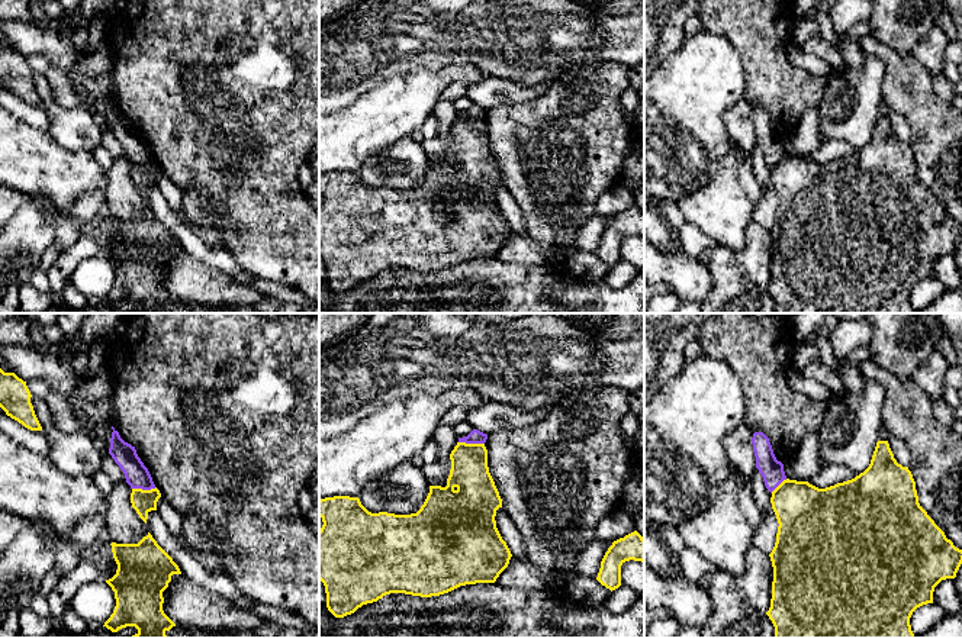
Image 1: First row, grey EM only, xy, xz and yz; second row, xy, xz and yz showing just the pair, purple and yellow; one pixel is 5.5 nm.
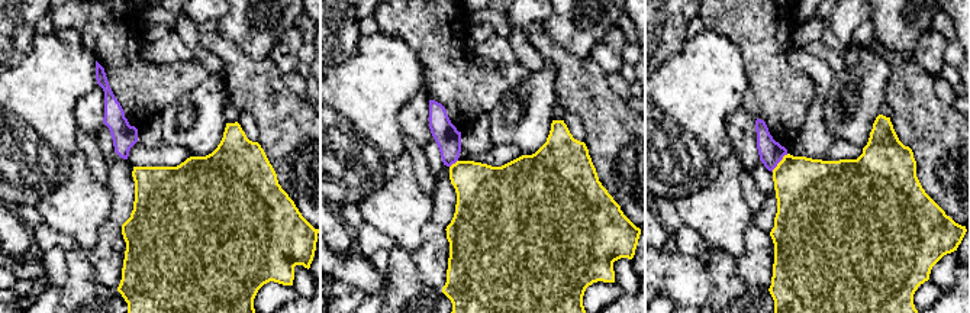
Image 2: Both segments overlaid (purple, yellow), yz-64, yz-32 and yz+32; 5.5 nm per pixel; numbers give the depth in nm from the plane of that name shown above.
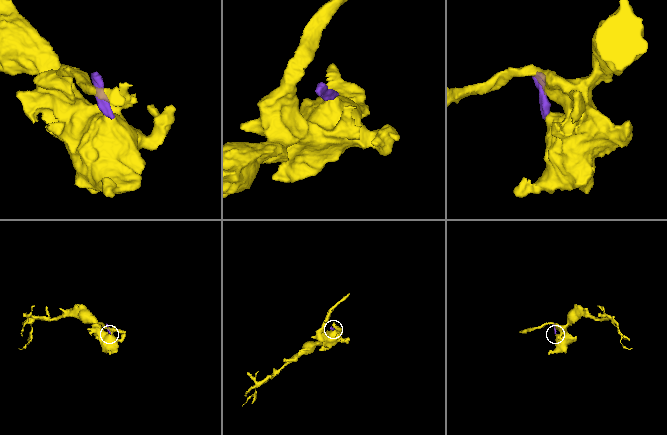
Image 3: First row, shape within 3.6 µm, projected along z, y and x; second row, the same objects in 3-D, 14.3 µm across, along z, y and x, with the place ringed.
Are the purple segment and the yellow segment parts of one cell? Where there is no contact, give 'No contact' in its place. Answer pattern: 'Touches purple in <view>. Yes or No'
Touches purple in xz. No

